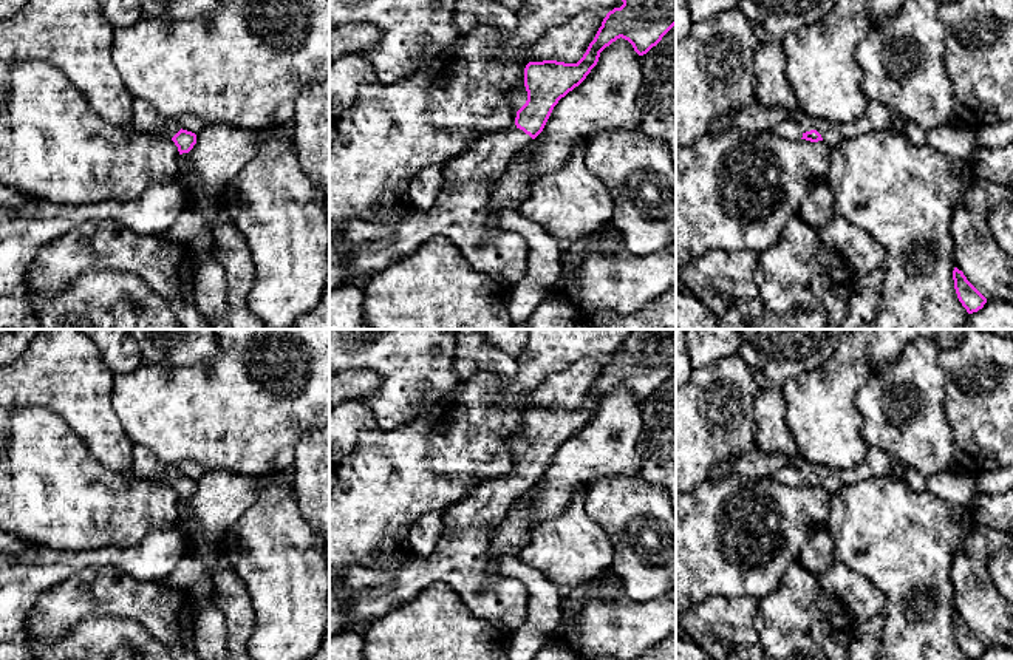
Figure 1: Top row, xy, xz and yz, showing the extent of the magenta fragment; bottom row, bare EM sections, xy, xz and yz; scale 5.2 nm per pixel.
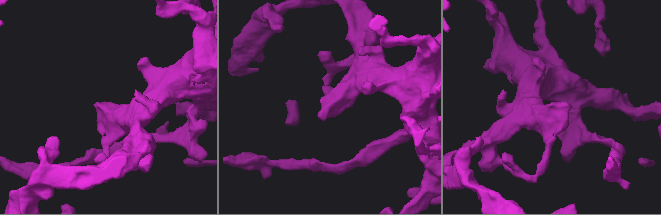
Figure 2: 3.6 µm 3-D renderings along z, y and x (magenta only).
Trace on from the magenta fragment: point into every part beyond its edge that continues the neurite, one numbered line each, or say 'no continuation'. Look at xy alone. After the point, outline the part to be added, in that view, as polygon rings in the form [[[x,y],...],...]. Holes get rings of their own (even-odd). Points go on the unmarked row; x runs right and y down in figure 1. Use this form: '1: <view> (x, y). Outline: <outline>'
1: xy (146, 466). Outline: [[[135,444],[131,461],[131,471],[142,479],[159,481],[172,485],[181,476],[178,467],[161,464],[156,456],[144,445]]]

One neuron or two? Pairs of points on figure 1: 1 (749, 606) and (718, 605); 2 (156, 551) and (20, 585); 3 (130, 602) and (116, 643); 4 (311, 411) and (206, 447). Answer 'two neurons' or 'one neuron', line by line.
1: one neuron
2: one neuron
3: two neurons
4: one neuron

